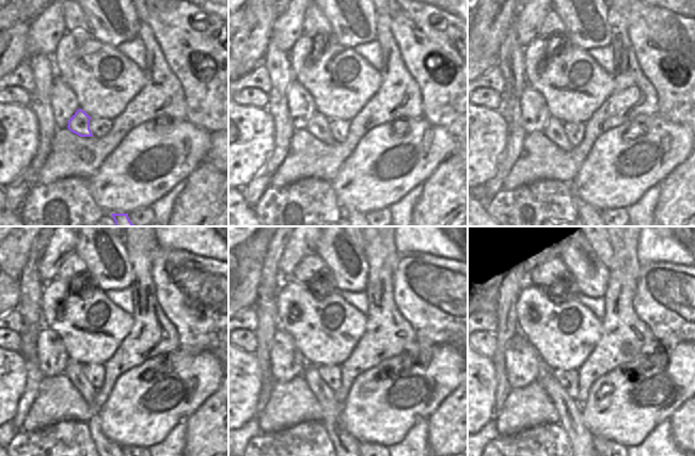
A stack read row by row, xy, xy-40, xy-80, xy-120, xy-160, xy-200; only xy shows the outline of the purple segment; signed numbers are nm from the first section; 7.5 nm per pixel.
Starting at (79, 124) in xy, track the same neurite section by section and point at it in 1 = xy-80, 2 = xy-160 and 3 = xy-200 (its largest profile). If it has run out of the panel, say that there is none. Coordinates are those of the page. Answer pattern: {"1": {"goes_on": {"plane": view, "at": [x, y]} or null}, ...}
{"1": {"goes_on": {"plane": "xy-80", "at": [554, 131]}}, "2": {"goes_on": {"plane": "xy-160", "at": [344, 443]}}, "3": {"goes_on": {"plane": "xy-200", "at": [571, 421]}}}

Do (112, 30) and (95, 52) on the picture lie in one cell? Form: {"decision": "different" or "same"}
{"decision": "different"}

